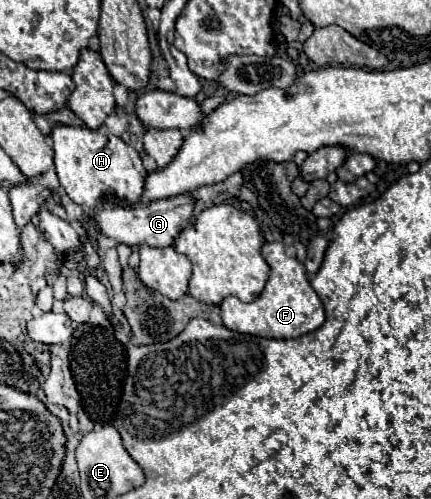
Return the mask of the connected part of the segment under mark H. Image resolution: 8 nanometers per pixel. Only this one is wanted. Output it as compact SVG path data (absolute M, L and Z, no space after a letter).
M56 123L50 137L54 149L56 175L60 179L60 185L74 203L90 211L98 207L100 199L106 193L116 195L126 205L136 205L140 201L146 177L142 159L120 137L108 133L104 125L100 129L88 129L88 127L68 127Z

